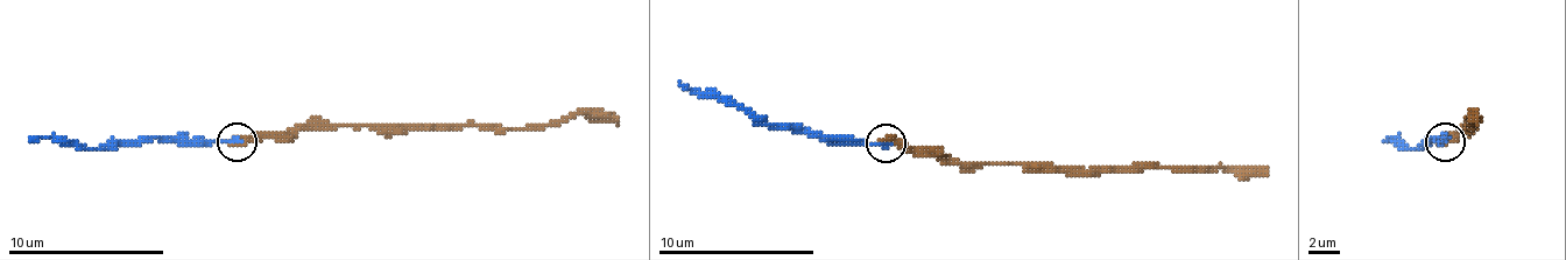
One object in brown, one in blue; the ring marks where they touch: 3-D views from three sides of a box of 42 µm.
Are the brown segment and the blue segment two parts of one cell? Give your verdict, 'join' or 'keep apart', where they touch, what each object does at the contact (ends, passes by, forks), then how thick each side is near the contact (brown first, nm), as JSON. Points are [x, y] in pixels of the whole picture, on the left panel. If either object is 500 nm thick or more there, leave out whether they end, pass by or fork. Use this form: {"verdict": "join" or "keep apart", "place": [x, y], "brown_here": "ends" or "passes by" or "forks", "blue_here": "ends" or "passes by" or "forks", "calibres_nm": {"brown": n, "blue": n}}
{"verdict": "join", "place": [237, 142], "calibres_nm": {"brown": 550, "blue": 200}}

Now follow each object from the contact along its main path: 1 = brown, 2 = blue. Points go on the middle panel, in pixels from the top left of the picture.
1: (887, 143), (935, 148), (961, 163), (1048, 163), (1076, 171), (1255, 167), (1268, 175)
2: (887, 143), (820, 140), (769, 128), (742, 109), (699, 97), (679, 81)

